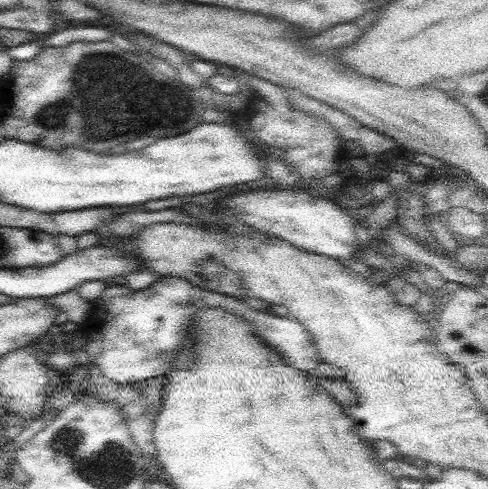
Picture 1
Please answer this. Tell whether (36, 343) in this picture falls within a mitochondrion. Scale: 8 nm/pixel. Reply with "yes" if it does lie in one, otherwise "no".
no

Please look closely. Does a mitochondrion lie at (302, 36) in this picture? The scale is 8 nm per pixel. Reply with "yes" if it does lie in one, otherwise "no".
no

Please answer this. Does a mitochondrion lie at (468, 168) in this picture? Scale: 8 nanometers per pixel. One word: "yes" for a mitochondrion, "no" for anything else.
no

